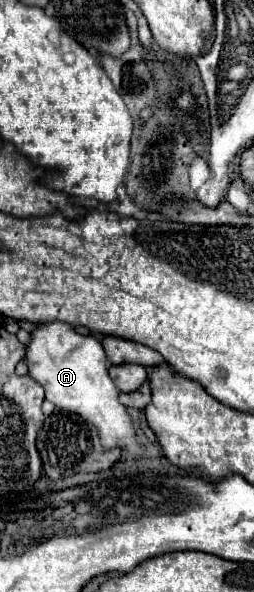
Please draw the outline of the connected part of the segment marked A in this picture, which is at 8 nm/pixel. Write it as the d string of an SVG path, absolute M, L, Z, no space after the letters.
M41 323L31 331L23 361L27 363L29 375L45 389L45 399L57 407L79 413L85 421L93 423L105 449L121 447L137 457L143 455L145 449L137 443L131 417L119 403L119 391L107 373L109 363L99 339L93 335L79 335L69 323Z

